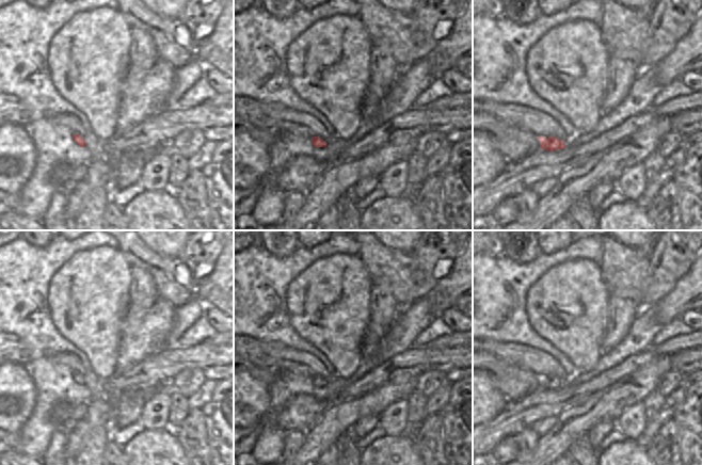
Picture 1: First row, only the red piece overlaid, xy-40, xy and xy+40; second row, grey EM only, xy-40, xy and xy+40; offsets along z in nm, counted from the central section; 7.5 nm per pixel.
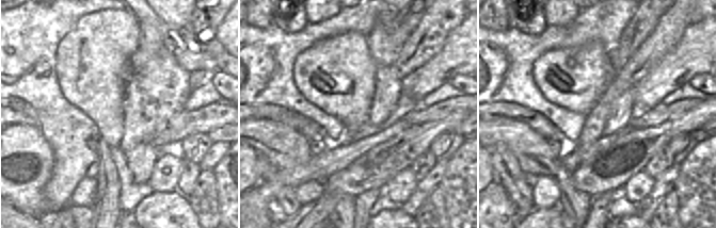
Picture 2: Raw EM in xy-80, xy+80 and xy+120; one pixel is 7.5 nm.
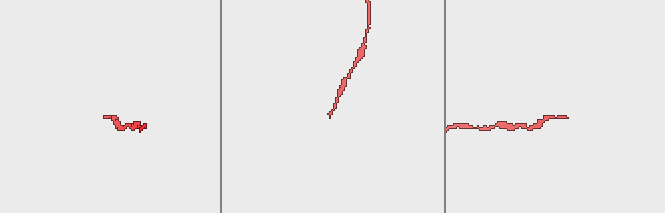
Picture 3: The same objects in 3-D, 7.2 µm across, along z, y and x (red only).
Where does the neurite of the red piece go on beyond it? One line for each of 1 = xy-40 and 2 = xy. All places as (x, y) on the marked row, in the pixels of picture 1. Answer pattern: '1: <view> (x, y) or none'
1: none
2: none

